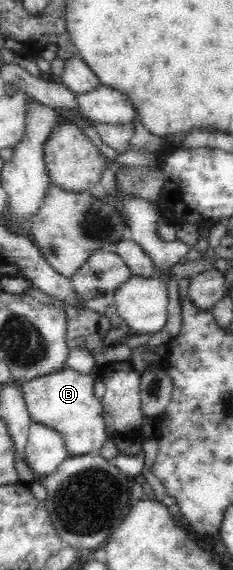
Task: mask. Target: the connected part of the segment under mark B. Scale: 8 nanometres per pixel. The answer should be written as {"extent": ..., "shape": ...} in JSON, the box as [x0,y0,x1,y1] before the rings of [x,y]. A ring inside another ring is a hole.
{"extent":[16,367,106,456],"shape":[[[65,367],[62,371],[16,384],[20,385],[32,421],[61,433],[68,453],[76,456],[99,452],[106,441],[102,400],[94,396],[96,380],[89,374],[84,375]]]}

